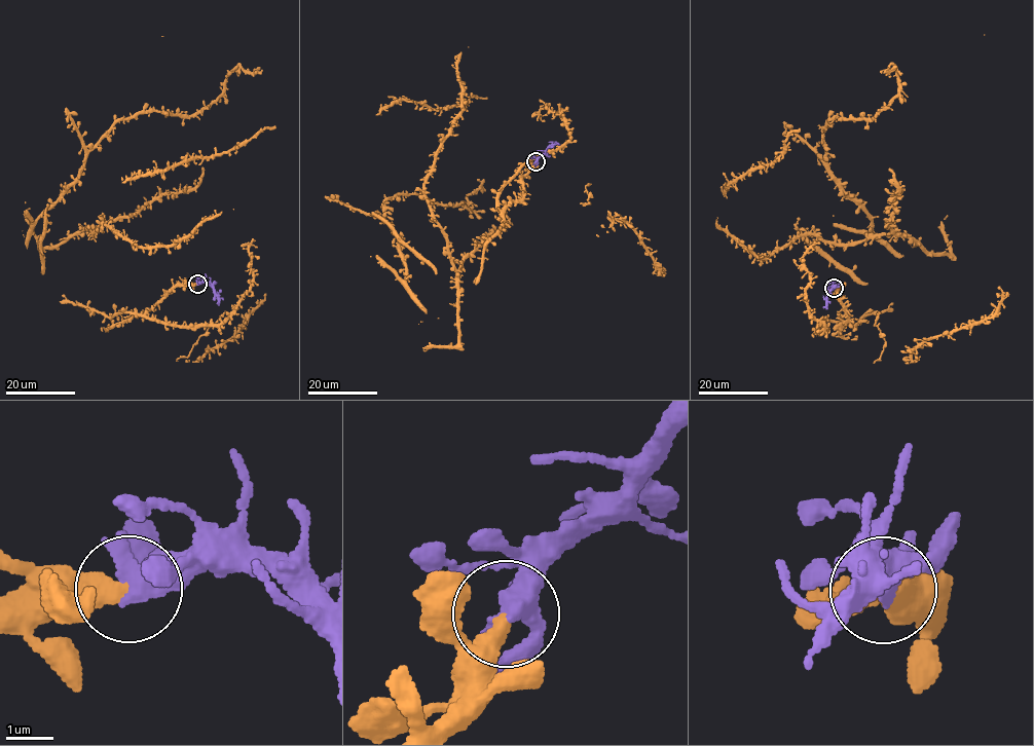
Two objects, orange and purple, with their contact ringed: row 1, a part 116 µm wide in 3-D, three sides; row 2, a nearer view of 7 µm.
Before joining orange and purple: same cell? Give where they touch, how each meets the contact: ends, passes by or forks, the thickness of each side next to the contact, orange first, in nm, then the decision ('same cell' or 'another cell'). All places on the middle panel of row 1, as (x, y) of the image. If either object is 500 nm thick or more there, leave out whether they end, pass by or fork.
at (536, 161); orange ends there; purple forks there; 420 nm thick on the orange side, 320 nm on the other; same cell

